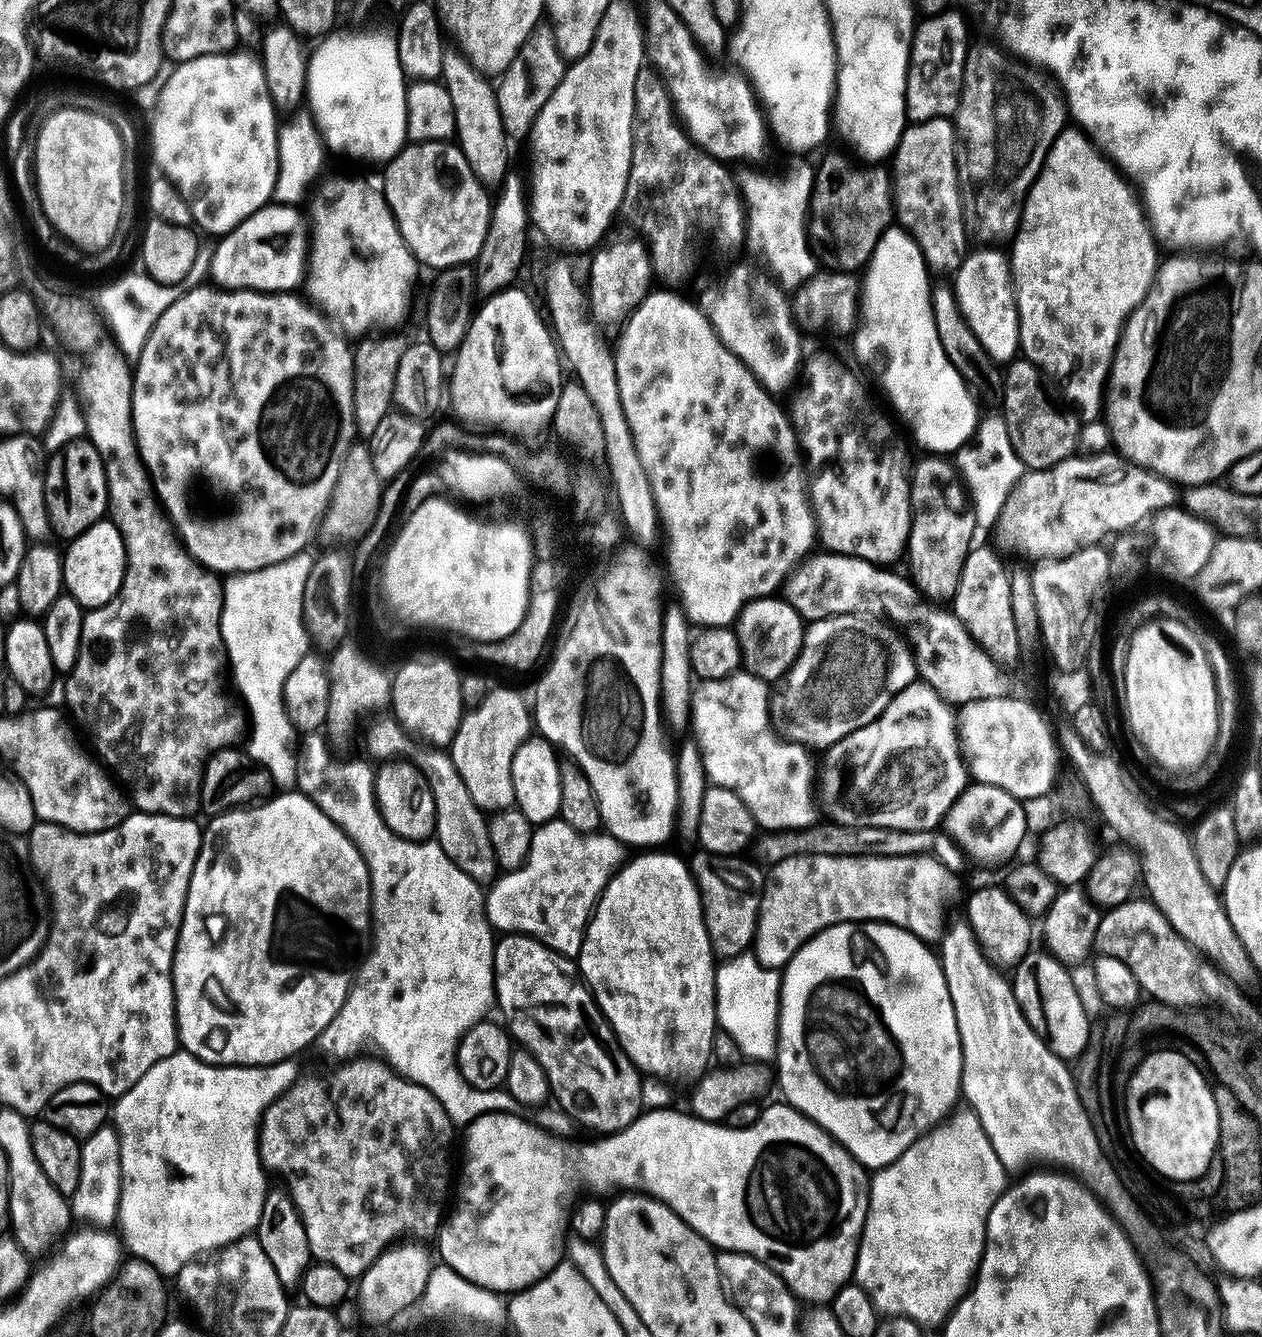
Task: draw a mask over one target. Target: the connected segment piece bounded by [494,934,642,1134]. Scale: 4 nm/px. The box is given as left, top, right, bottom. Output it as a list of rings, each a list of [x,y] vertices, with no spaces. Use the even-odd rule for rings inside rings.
[[[504,934],[497,939],[496,949],[494,950],[494,978],[496,979],[496,1002],[495,1007],[500,1008],[500,1012],[504,1015],[503,1023],[510,1031],[511,1037],[519,1044],[523,1051],[530,1055],[542,1066],[542,1070],[548,1079],[548,1087],[554,1100],[557,1100],[574,1119],[580,1124],[585,1124],[588,1128],[593,1128],[596,1134],[611,1134],[613,1132],[621,1132],[626,1126],[630,1126],[630,1122],[637,1120],[642,1111],[640,1102],[640,1086],[642,1083],[642,1073],[639,1068],[632,1065],[632,1060],[622,1050],[622,1046],[616,1040],[616,1035],[611,1026],[606,1022],[606,1018],[600,1012],[596,999],[592,996],[592,991],[584,983],[579,971],[578,964],[575,959],[564,956],[556,952],[552,948],[548,948],[540,940],[536,940],[530,935],[523,934]]]

